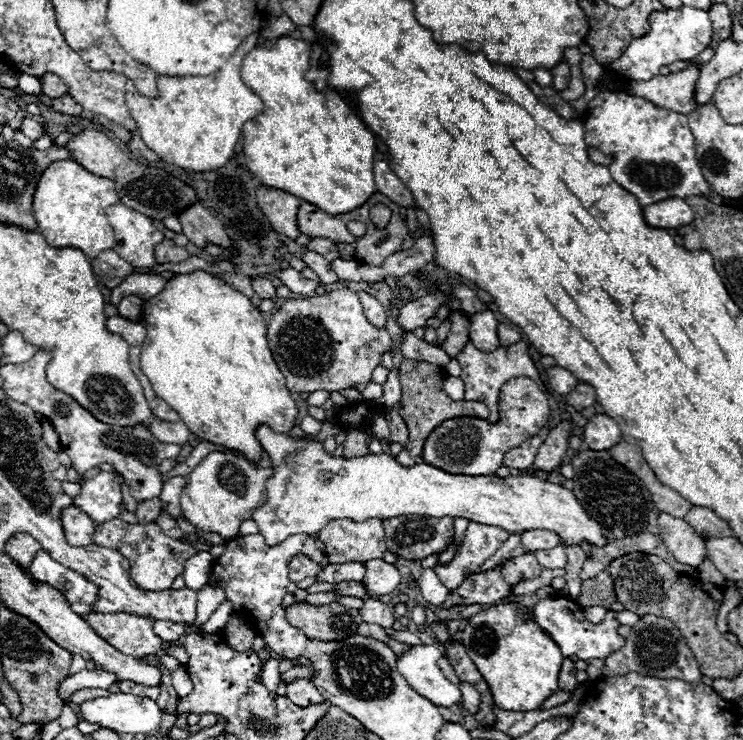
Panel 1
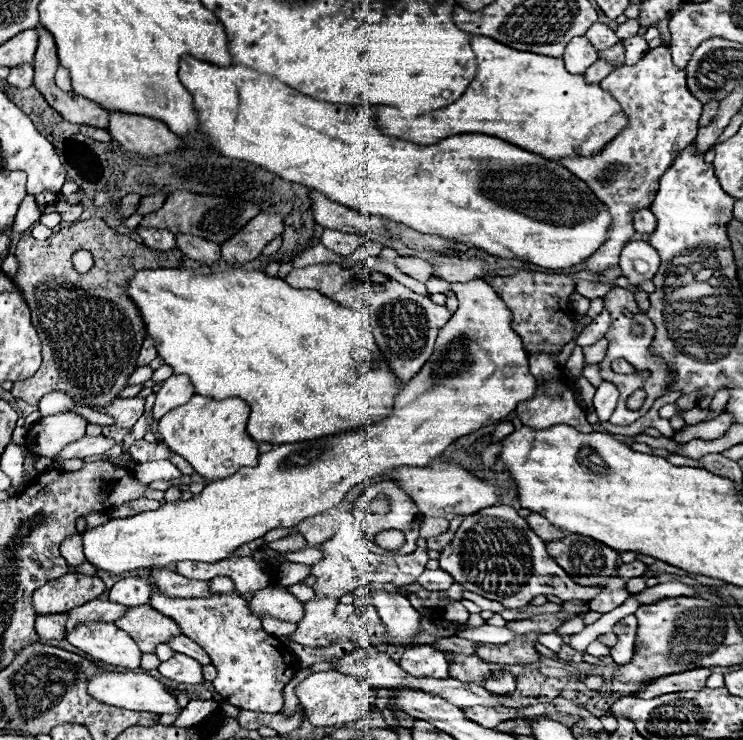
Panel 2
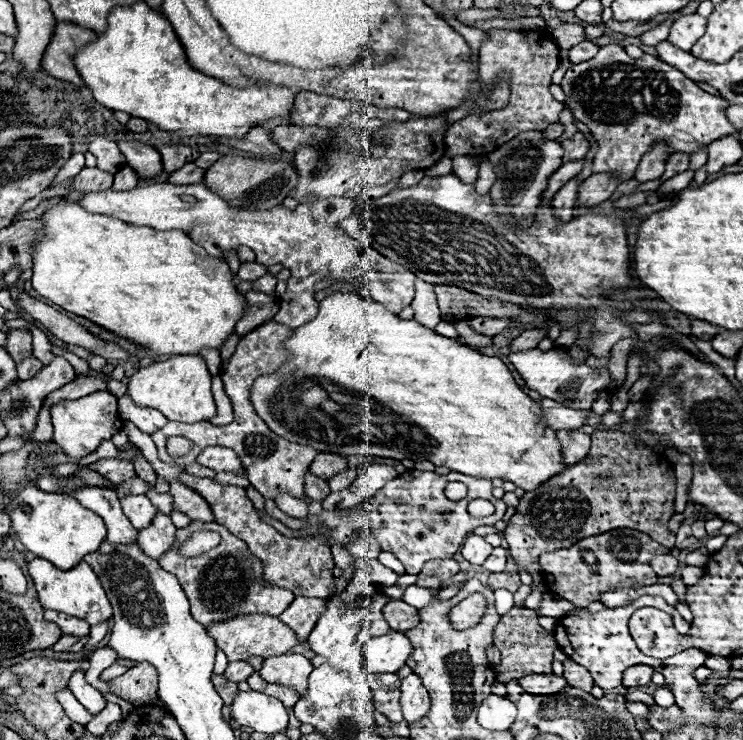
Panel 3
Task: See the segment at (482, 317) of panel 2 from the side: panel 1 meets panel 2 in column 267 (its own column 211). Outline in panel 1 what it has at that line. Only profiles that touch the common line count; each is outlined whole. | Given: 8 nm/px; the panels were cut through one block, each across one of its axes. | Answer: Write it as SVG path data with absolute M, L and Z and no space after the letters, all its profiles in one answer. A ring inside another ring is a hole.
M210 452L186 476L186 484L180 496L182 516L202 532L216 532L226 542L236 540L240 536L240 524L250 520L256 508L266 504L266 480L270 476L272 468L254 468L246 458L224 452Z

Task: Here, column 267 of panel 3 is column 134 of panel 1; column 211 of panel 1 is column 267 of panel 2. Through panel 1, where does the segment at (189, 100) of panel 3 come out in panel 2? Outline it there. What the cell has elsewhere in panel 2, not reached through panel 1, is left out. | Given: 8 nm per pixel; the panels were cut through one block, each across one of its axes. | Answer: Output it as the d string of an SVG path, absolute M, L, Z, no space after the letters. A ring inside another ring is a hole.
M182 56L180 58L180 76L182 76L182 84L192 94L194 110L198 114L200 132L210 140L210 144L216 152L220 152L226 158L252 162L252 164L256 164L256 166L260 166L268 172L276 172L284 180L300 182L304 186L312 188L312 190L318 190L328 200L338 202L338 204L346 204L352 210L360 210L360 212L366 212L366 214L372 214L372 216L384 216L384 218L402 222L408 228L414 228L414 230L424 232L424 234L434 234L434 236L442 236L446 240L464 242L464 244L476 246L476 248L480 248L480 250L484 250L492 256L516 258L516 260L532 262L532 264L538 264L538 266L544 266L544 268L570 268L574 264L582 264L584 258L588 258L592 252L596 252L596 248L600 248L600 244L606 240L608 226L610 226L610 218L606 214L606 208L600 204L600 200L596 200L596 196L592 196L592 190L580 178L572 176L572 172L568 172L564 166L560 166L552 160L546 160L538 154L532 154L528 150L522 150L514 144L508 144L500 138L486 136L486 134L458 134L458 136L444 138L444 140L440 140L438 144L432 144L432 146L420 146L420 144L412 144L412 142L406 142L406 140L384 136L374 124L376 110L370 104L352 106L352 104L320 102L320 100L314 100L306 94L300 94L300 92L292 90L290 86L282 84L274 76L262 74L262 72L246 68L246 66L228 66L228 68L224 68L224 66L204 62L204 60L196 60L194 56Z

